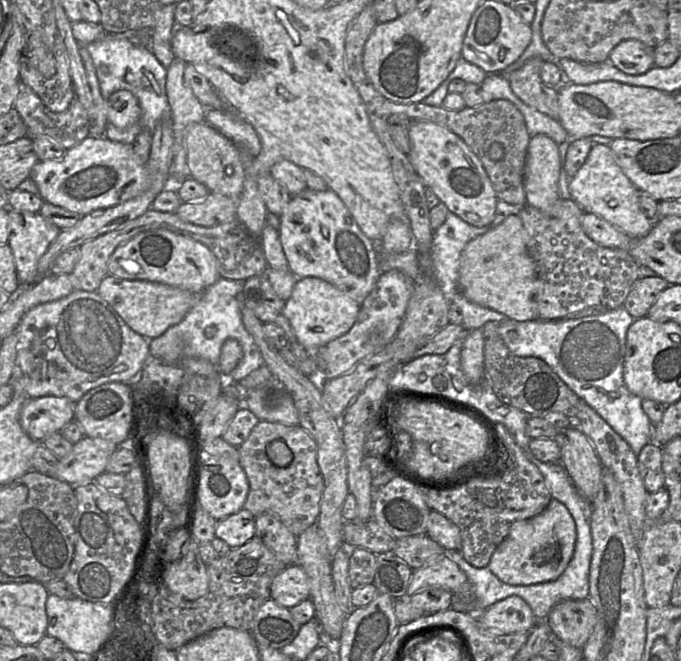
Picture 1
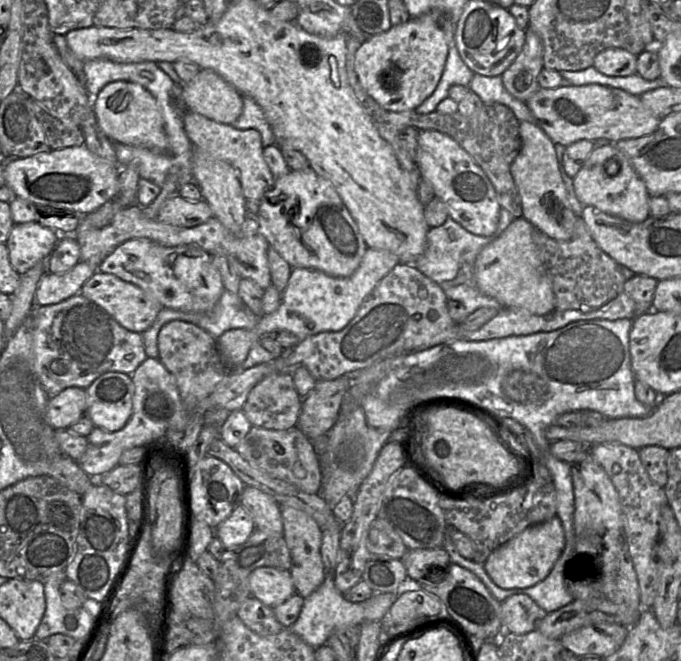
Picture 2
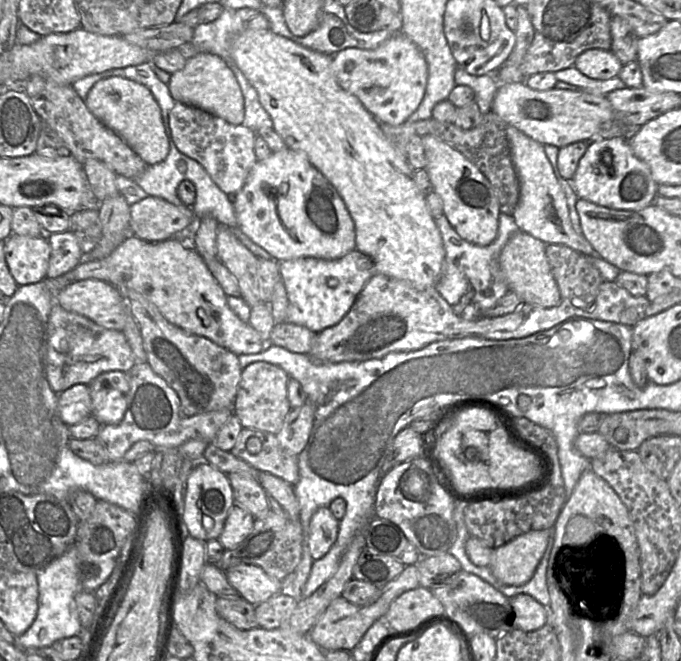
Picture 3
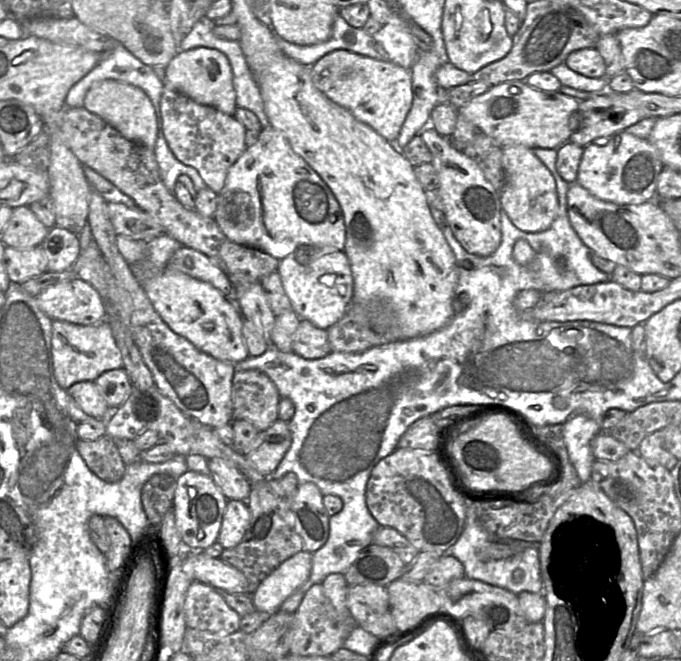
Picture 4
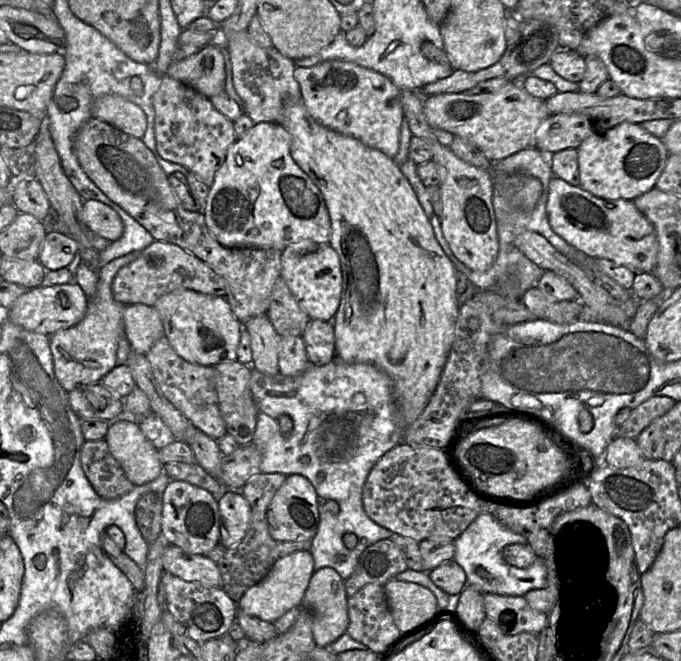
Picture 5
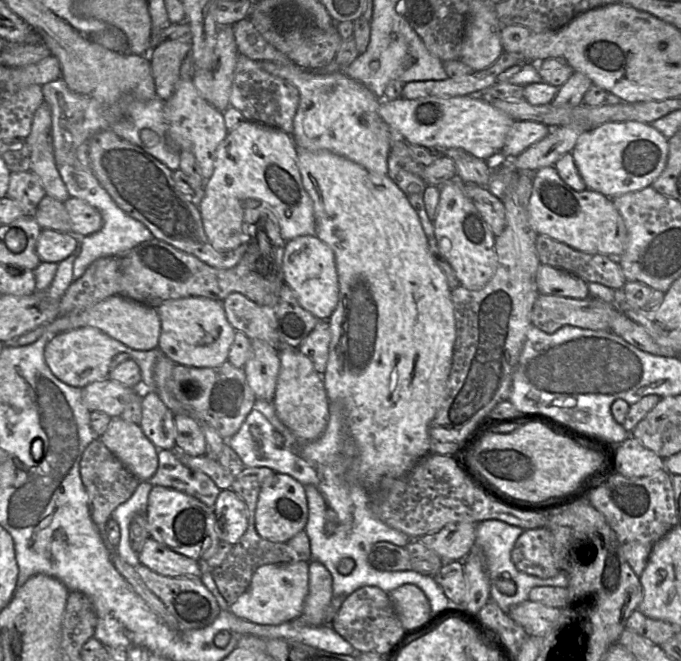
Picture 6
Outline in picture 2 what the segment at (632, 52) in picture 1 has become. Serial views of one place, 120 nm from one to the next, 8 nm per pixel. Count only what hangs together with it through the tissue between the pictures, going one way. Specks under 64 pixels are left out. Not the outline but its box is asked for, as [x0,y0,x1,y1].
[593,48,637,76]

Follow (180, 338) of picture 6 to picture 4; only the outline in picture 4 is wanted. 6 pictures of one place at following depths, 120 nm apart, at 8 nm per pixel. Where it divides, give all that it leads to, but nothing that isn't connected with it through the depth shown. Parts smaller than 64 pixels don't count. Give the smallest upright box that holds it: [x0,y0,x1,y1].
[142,268,249,364]

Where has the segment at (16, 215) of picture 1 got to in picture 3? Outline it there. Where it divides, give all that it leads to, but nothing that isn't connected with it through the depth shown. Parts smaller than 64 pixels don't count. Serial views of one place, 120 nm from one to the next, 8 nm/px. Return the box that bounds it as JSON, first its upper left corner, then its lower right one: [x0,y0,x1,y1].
[4,233,51,286]

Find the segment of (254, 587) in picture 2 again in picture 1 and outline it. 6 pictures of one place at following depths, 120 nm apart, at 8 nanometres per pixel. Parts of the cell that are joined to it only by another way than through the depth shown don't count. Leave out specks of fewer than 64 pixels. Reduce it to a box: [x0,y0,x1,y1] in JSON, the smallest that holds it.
[270,564,309,609]

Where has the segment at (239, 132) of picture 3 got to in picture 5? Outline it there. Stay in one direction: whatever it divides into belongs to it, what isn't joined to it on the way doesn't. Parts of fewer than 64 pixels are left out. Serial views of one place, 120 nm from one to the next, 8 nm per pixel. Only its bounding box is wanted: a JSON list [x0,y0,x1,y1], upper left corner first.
[153,74,236,187]

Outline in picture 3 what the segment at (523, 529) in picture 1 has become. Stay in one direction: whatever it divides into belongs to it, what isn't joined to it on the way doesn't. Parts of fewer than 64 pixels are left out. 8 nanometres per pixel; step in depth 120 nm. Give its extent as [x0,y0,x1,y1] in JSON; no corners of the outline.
[489,528,550,585]

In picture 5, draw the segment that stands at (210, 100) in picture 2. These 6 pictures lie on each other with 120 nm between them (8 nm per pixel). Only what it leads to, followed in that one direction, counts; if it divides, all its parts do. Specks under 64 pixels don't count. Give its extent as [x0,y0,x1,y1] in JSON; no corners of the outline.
[165,43,225,100]

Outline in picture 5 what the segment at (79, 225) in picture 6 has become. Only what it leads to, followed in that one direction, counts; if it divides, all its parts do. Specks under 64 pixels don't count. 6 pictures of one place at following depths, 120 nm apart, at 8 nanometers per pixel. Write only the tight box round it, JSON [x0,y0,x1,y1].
[81,200,123,242]

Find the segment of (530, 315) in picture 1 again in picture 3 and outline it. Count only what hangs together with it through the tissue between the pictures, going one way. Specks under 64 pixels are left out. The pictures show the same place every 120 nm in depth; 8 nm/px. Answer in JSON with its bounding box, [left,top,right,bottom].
[498,231,562,308]

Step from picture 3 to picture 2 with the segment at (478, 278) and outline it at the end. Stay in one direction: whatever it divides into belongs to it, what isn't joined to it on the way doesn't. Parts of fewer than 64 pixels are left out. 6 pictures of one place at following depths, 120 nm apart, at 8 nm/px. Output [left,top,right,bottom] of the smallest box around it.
[412,208,515,315]

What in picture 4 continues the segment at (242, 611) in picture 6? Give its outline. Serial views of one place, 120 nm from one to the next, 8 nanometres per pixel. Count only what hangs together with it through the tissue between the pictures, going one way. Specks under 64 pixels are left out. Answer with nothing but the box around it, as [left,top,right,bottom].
[251,550,312,614]

